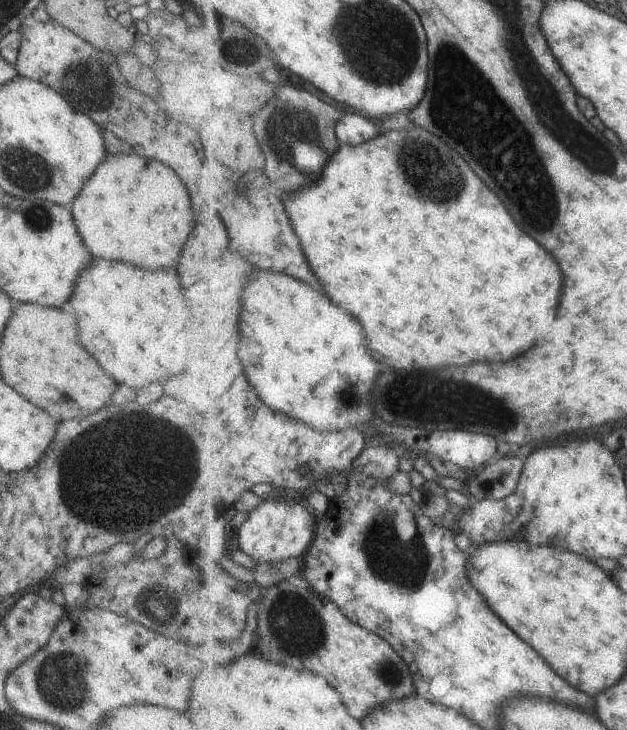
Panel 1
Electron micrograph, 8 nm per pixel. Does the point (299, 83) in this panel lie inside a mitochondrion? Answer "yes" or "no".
no

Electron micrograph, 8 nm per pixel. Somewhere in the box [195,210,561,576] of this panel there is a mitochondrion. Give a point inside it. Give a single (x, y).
(468, 402)

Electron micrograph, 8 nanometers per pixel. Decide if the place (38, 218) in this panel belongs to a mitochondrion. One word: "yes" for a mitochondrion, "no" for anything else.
yes

